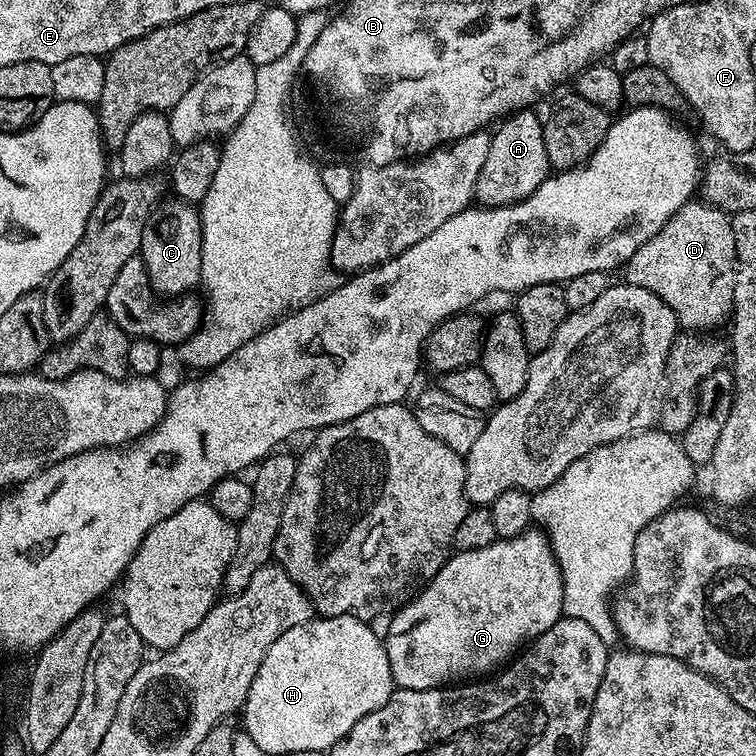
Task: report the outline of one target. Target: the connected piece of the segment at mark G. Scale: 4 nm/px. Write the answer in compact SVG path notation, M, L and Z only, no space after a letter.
M529 527L528 531L523 532L521 536L498 538L490 546L486 546L482 550L456 552L449 555L448 560L442 566L442 570L438 570L436 577L425 588L421 588L411 600L407 601L392 616L390 630L384 640L384 649L390 658L392 683L396 688L405 688L406 690L430 690L431 688L452 686L457 682L472 682L477 678L487 677L489 674L495 673L501 666L507 665L529 642L539 638L546 630L550 630L550 626L558 623L563 615L562 574L558 570L558 562L552 553L548 535L539 527Z

